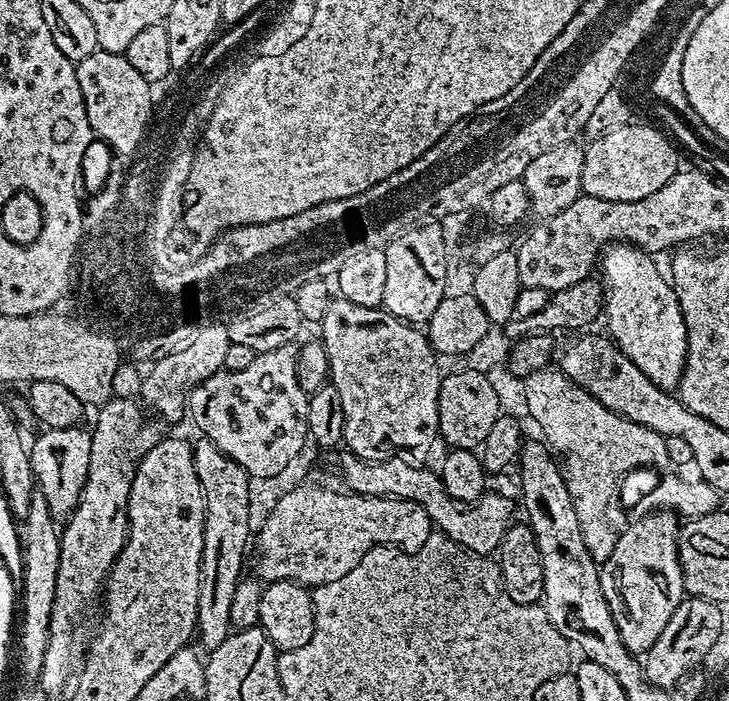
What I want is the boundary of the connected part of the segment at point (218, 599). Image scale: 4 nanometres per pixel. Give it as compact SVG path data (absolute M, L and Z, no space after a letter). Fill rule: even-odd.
M199 439L193 447L195 454L195 473L198 474L199 484L202 486L203 498L204 498L204 522L203 522L203 548L202 548L202 562L200 563L200 580L199 580L199 596L198 596L198 618L196 619L196 640L200 642L199 647L207 653L212 653L217 649L231 635L232 627L230 624L230 607L234 600L234 592L237 589L237 582L243 577L242 566L244 564L244 558L246 556L246 550L250 548L250 541L252 538L252 529L250 530L250 478L246 472L241 470L236 463L229 459L228 456L222 455L220 451L210 442L205 439Z

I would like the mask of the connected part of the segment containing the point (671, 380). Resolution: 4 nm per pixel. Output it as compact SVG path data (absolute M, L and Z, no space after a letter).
M612 256L605 262L602 320L603 323L608 323L615 351L621 357L624 355L633 365L628 364L653 389L676 390L684 377L684 363L688 353L686 322L682 318L676 293L665 273L663 276L656 269L650 261L653 259L644 259L648 260L639 260L636 256Z

